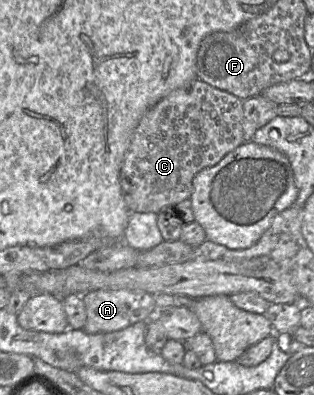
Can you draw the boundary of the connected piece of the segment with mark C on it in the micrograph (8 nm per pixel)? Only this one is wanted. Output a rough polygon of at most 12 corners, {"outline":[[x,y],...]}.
{"outline":[[198,78],[142,116],[130,213],[190,199],[244,143],[241,99]]}

